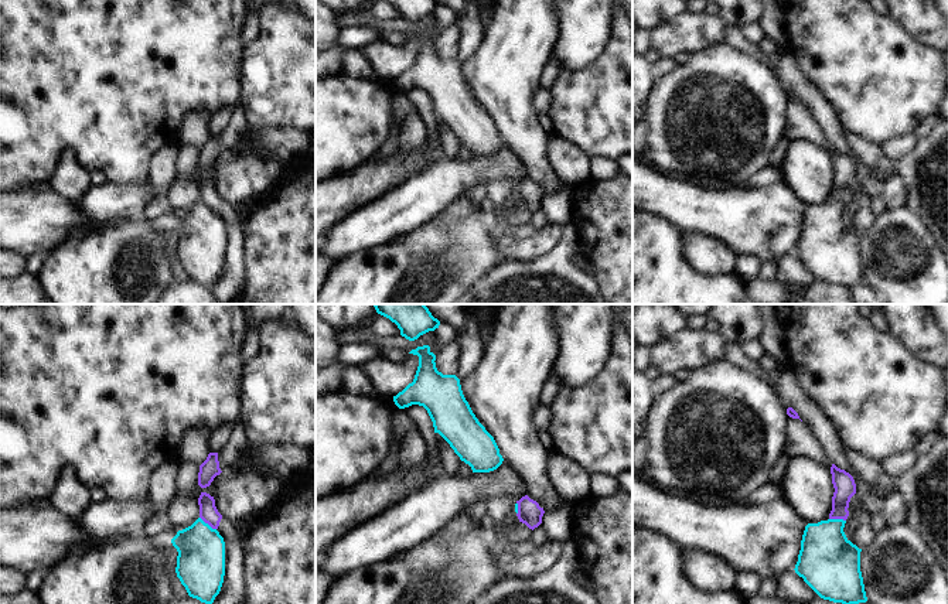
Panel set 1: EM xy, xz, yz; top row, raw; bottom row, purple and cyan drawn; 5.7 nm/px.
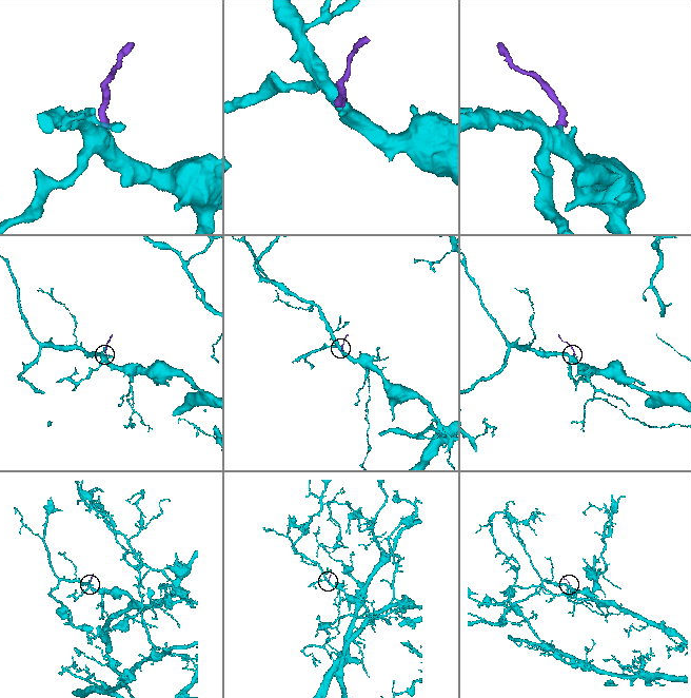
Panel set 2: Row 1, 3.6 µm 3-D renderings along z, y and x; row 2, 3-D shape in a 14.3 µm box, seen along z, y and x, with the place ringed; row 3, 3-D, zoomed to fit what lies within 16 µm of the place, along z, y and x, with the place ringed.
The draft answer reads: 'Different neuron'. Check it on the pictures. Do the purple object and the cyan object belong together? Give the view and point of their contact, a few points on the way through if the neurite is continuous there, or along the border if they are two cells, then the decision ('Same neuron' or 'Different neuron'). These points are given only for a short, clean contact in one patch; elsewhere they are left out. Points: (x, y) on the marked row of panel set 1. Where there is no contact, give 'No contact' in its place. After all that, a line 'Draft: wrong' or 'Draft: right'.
Touches purple at xy (208, 524). Boundary: xy (200, 517), (215, 529). Different neuron
Draft: right

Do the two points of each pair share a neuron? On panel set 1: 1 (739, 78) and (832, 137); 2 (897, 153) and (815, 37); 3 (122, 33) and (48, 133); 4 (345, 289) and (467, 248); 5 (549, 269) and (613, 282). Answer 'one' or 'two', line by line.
1: two
2: two
3: one
4: one
5: two

